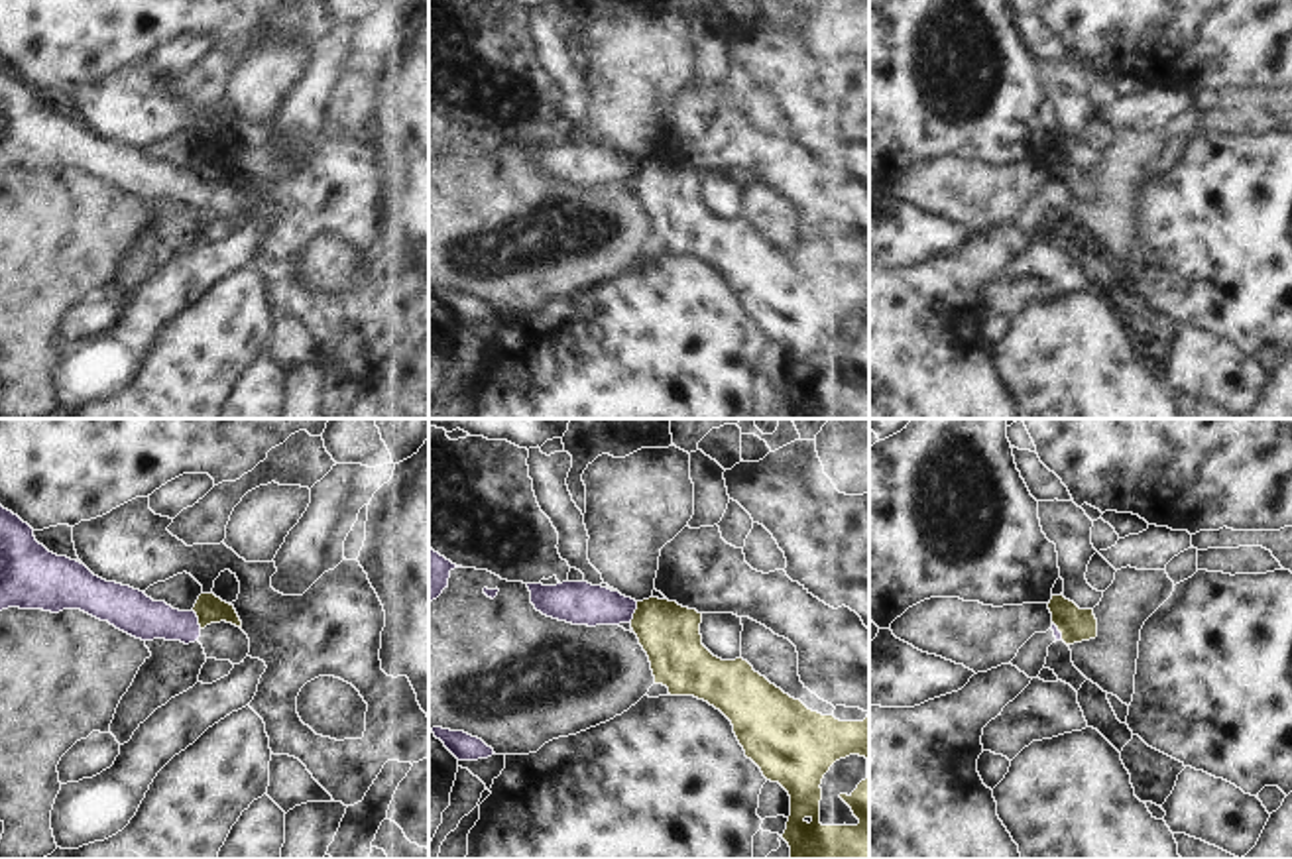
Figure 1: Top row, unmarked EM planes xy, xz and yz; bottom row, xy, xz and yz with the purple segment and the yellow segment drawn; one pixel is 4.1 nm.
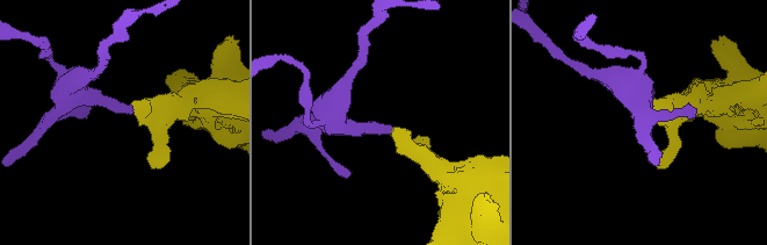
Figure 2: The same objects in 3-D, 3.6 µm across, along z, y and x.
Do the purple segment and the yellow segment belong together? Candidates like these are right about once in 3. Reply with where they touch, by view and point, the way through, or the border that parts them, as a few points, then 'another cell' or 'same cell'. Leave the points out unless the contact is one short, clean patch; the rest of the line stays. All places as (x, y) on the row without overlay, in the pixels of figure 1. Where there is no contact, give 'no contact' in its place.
xz (634, 171) | along xz (638, 162), (630, 181) | another cell

